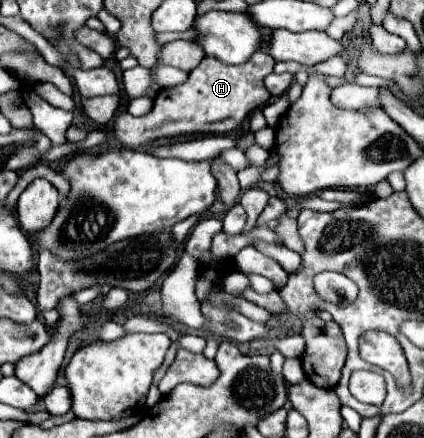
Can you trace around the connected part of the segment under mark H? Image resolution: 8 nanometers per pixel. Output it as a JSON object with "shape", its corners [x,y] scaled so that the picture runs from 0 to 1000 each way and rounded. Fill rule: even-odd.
{"shape":[[[606,116],[573,148],[521,148],[507,130],[483,130],[469,153],[460,153],[441,185],[417,199],[380,203],[361,231],[361,249],[337,267],[314,267],[309,258],[285,258],[267,285],[267,313],[285,336],[328,340],[384,313],[422,313],[455,304],[531,304],[559,295],[578,267],[606,244],[625,240],[639,217],[620,194],[625,171],[649,153],[649,135],[620,116]]]}

